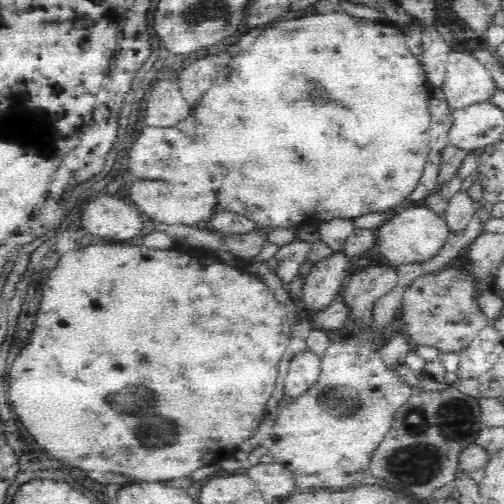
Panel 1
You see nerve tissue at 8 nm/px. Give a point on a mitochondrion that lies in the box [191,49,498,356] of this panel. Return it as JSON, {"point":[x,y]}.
{"point":[429,309]}

